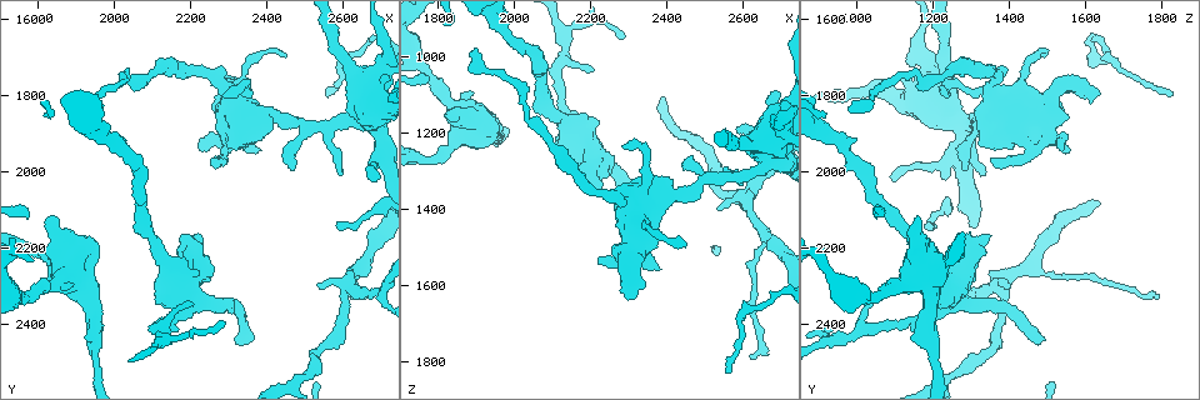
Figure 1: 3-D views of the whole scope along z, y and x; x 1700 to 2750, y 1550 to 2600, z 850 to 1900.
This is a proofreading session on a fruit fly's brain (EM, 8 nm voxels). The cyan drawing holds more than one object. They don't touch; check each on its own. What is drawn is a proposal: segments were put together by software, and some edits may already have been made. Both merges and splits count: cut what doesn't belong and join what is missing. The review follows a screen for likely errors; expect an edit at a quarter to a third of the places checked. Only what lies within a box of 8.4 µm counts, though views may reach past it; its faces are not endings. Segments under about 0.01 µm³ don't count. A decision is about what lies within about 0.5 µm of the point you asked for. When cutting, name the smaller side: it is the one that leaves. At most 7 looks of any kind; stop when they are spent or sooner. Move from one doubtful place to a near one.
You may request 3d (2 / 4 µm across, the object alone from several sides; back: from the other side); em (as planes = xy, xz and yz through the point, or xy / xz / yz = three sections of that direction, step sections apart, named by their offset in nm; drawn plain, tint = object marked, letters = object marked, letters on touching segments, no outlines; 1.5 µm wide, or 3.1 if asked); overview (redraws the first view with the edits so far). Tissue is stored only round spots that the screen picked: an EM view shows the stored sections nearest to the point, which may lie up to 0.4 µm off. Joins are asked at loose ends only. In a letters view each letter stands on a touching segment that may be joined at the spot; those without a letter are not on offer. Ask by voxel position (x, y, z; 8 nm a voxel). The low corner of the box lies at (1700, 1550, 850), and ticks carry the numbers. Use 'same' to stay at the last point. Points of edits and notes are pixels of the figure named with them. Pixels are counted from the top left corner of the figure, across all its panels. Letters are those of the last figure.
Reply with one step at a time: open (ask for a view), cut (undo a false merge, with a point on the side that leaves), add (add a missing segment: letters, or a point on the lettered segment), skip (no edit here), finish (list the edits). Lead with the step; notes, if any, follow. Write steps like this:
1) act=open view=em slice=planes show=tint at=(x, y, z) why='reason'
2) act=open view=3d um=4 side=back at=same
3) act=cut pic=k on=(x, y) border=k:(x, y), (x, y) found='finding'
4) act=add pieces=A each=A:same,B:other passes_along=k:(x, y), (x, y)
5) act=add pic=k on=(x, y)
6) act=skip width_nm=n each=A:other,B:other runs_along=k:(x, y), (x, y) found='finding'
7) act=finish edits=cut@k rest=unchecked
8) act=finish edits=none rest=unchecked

act=open view=3d um=2 at=(2455, 1700, 1490) why='thin end'

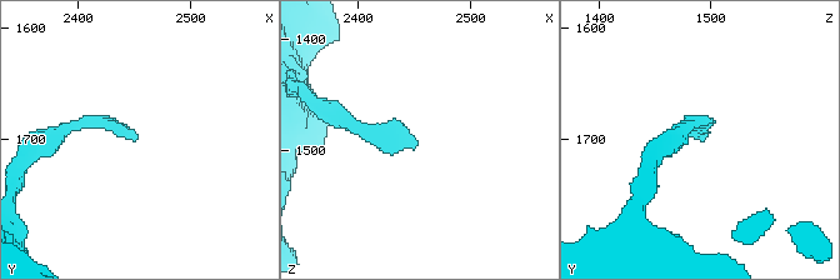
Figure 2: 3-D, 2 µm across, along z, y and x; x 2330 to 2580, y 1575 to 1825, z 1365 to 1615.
act=open view=em slice=planes show=letters at=(2454, 1698, 1494) why='now the EM'

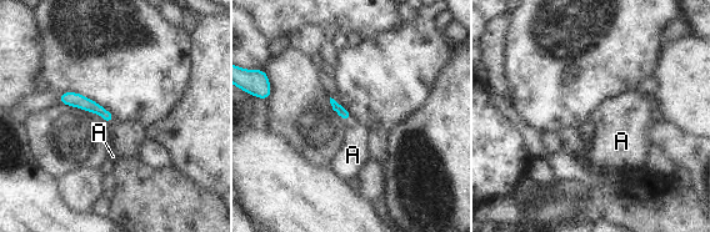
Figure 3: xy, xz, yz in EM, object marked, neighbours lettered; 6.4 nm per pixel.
act=add pieces=A width_nm=70 each=A:same found='the cell continues'

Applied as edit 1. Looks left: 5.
act=open view=em slice=xz step=8 show=tint at=(2620, 2330, 1785) why='tapers out'

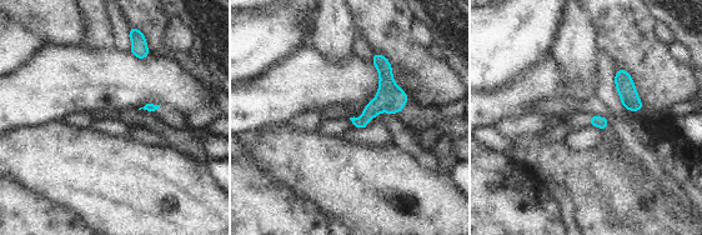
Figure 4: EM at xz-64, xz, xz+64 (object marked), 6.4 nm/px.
act=open view=em slice=planes show=letters at=same

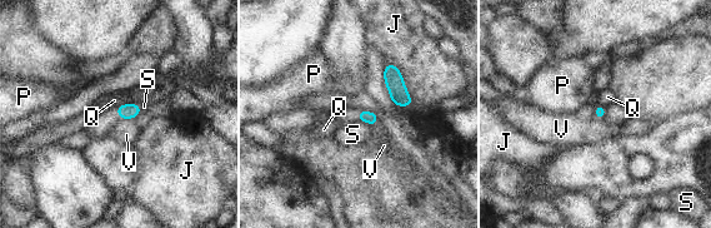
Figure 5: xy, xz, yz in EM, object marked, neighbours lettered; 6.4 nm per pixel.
act=skip each=J:other,P:other,Q:other,S:other,V:other border=5:(119, 118), (133, 119) found='none of them fits'

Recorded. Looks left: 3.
act=open view=em slice=planes show=letters at=(2340, 2435, 1495) why='end of a long branch'

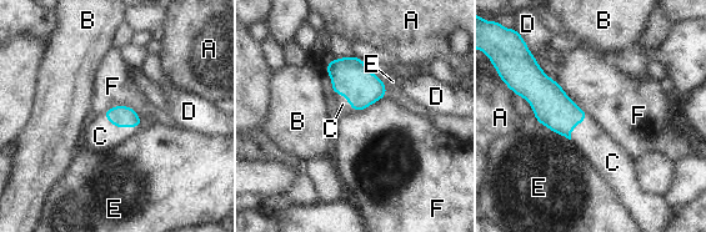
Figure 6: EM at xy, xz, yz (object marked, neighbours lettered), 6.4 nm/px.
act=add pieces=C each=A:other,B:other,C:same,D:other,E:other,F:other passes_along=6:(121, 116), (120, 126), (100, 136) found='the cell continues'

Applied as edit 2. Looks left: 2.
act=finish edits=add@3,add@6 rest=unchecked

